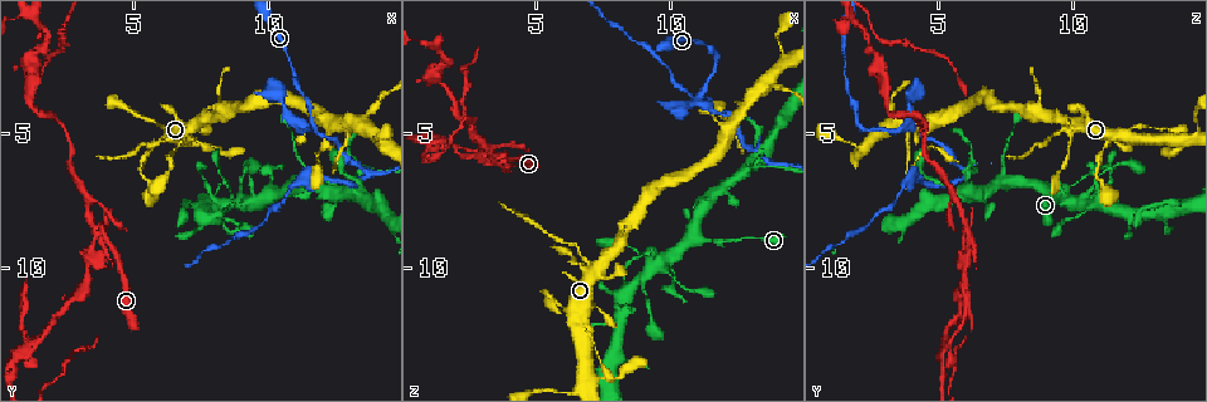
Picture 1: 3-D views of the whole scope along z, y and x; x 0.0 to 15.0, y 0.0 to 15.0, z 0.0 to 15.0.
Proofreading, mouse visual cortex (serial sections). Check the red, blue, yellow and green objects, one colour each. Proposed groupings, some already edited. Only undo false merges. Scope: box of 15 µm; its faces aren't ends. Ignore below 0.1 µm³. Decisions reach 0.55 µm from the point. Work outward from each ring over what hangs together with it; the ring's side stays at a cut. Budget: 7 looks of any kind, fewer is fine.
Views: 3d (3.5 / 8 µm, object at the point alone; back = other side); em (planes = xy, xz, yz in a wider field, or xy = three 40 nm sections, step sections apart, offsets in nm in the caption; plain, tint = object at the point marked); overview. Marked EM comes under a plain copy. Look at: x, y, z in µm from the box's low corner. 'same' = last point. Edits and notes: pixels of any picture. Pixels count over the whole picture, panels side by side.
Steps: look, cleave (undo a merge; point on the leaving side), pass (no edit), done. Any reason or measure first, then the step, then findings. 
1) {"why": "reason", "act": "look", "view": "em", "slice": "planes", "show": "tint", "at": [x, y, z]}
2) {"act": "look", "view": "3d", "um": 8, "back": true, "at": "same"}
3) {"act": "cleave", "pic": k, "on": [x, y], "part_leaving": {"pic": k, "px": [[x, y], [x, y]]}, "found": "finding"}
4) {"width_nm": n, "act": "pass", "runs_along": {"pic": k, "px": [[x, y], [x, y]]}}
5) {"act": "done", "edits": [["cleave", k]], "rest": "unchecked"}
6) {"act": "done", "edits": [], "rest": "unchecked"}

{"why": "sharp bend", "act": "look", "view": "3d", "um": 3.5, "back": true, "at": [11.7, 4.7, 2.2]}

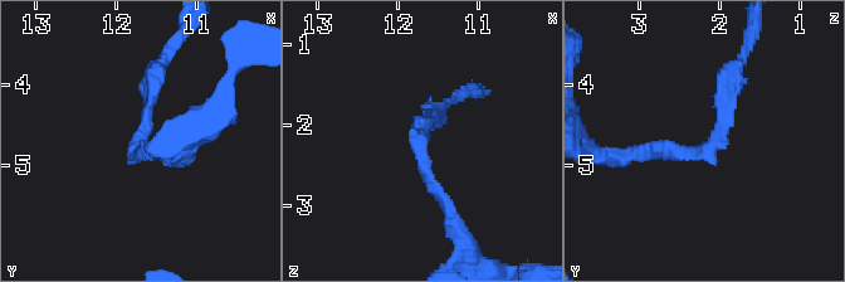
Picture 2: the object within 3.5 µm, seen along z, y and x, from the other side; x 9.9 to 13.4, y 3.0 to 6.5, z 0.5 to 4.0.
{"arm_widths_nm": [150, 200], "act": "look", "view": "em", "slice": "planes", "show": "tint", "at": [11.75, 4.80, 2.15]}

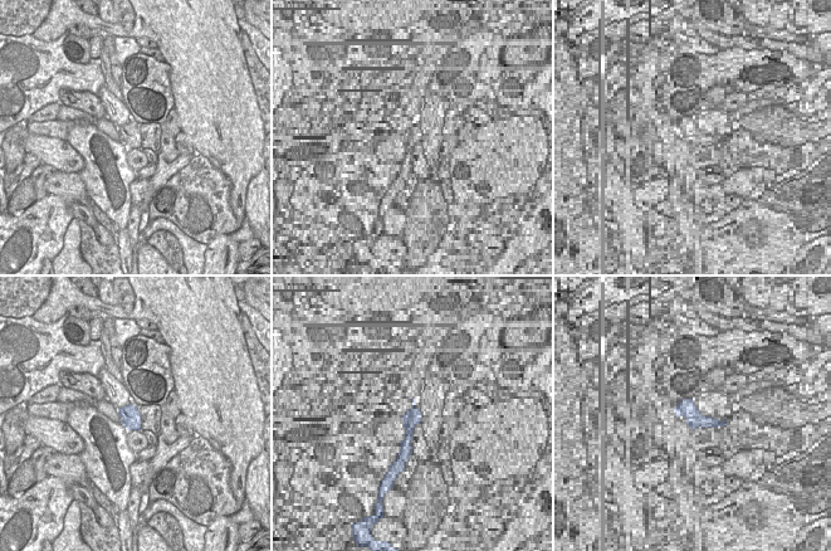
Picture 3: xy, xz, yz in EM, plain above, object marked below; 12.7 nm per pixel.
{"act": "pass", "runs_along": {"pic": 2, "px": [[728, 73], [724, 124], [702, 155], [638, 155]]}, "found": "continuous, no second cell"}

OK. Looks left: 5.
{"act": "look", "view": "3d", "um": 3.5, "at": [13.5, 6.3, 6.0]}

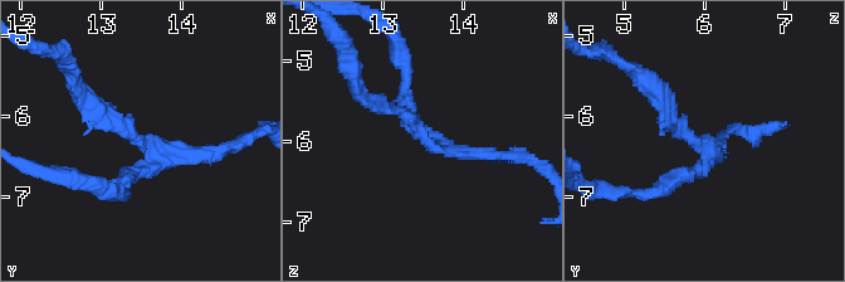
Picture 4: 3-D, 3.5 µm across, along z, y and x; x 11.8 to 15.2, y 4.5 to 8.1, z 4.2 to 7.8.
{"arms": 3, "arm_widths_nm": [150, 200, 200], "why": "need the tissue", "act": "look", "view": "em", "slice": "xy", "step": 2, "show": "tint", "at": [13.55, 6.35, 5.95]}

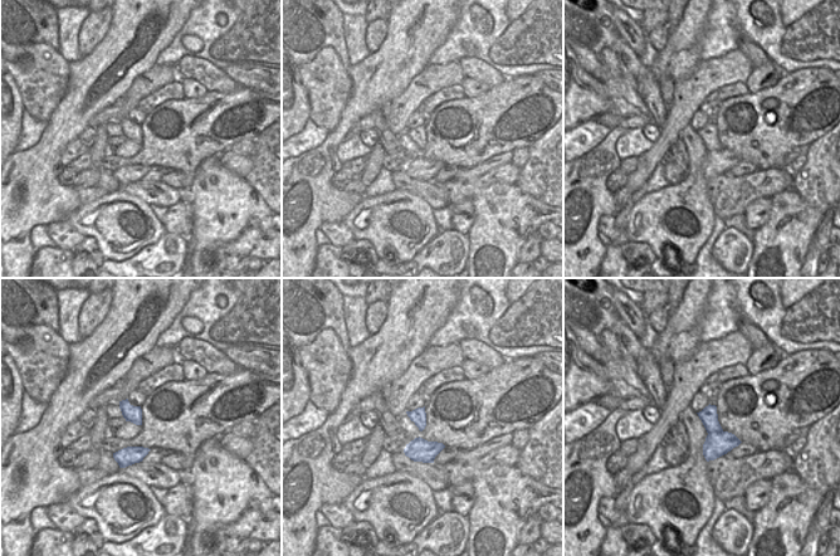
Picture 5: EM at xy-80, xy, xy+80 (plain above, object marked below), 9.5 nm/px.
{"width_nm": 150, "act": "cleave", "pic": 4, "on": [509, 156], "part_leaving": {"pic": 4, "px": [[706, 157], [657, 191], [605, 191]]}, "found": "a second cell is stuck on"}

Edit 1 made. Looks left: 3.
{"why": "abrupt turn", "act": "look", "view": "3d", "um": 3.5, "at": [3.9, 8.6, 5.9]}

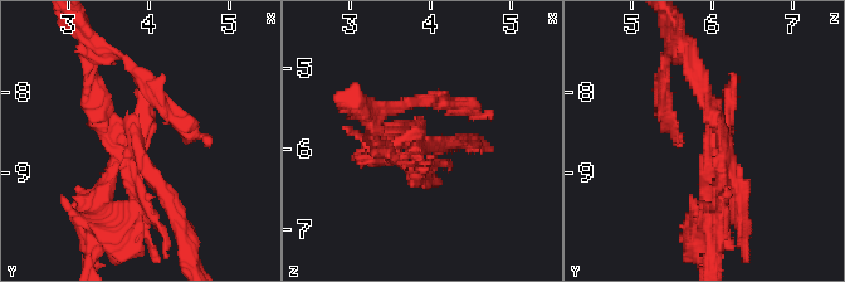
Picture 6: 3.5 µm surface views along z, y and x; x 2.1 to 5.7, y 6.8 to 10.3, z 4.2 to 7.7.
{"why": "now the EM", "act": "look", "view": "em", "slice": "xy", "step": 3, "show": "tint", "at": [3.90, 8.70, 5.95]}

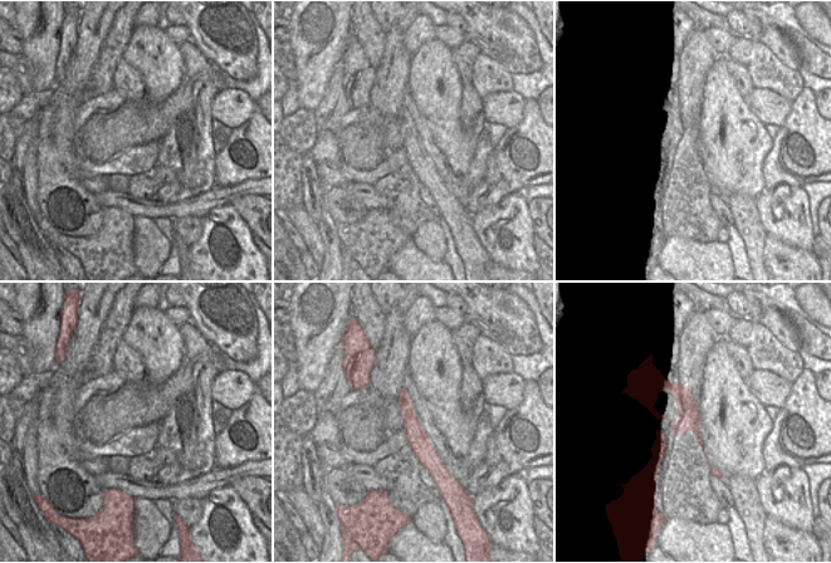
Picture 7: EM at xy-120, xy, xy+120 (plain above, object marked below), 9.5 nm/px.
{"act": "cleave", "pic": 6, "on": [122, 208], "part_leaving": {"pic": 6, "px": [[130, 130], [103, 111], [83, 34]]}, "found": "two cells meet here"}

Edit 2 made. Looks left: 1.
{"act": "done", "edits": [["cleave", 4], ["cleave", 6]], "rest": "unchecked"}

